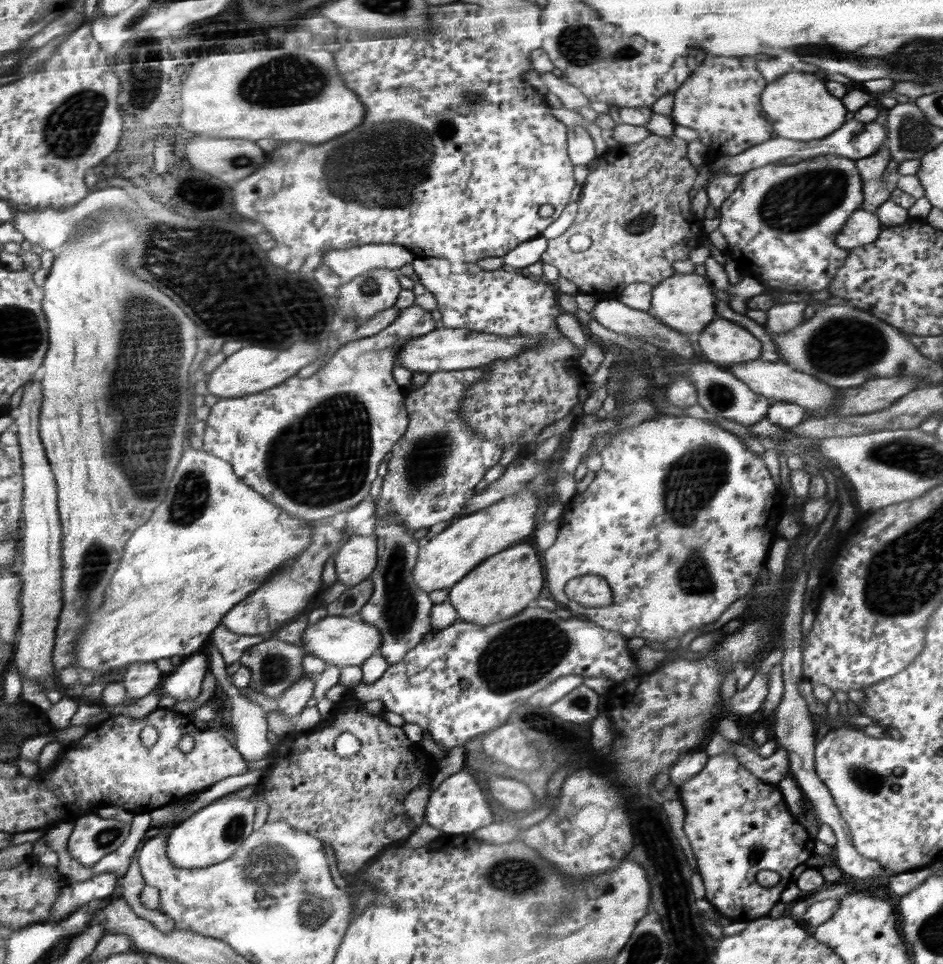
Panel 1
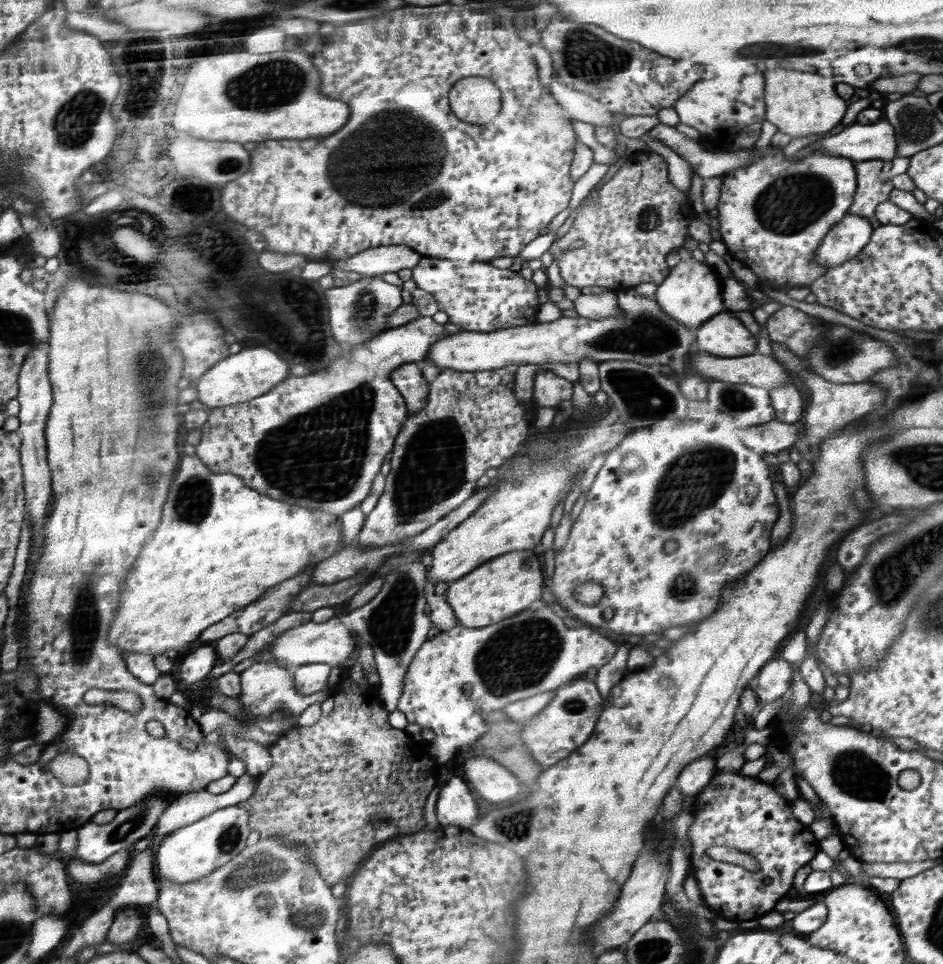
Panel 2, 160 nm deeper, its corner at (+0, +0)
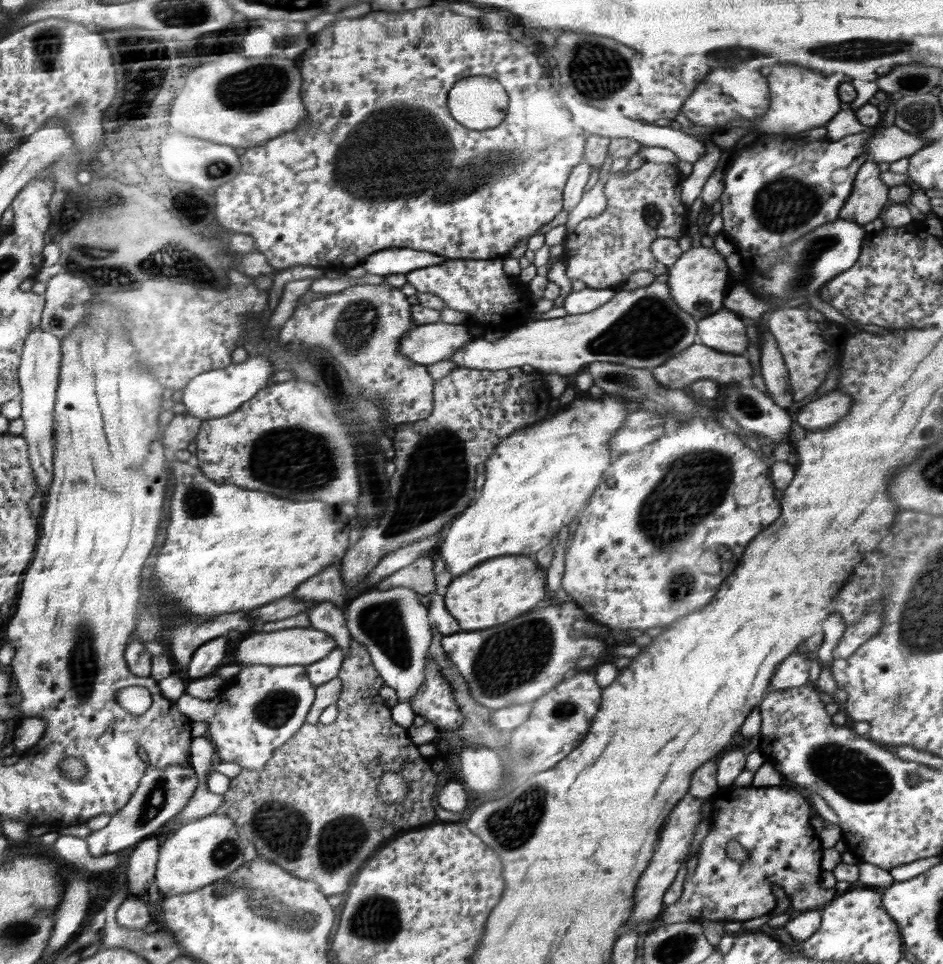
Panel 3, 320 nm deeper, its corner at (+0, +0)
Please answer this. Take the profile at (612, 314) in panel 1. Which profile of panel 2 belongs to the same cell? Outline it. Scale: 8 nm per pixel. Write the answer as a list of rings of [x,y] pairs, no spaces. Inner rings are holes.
[[[609,291],[606,294],[580,294],[573,300],[574,310],[581,316],[589,319],[601,319],[607,316],[620,316],[617,301],[617,292]]]

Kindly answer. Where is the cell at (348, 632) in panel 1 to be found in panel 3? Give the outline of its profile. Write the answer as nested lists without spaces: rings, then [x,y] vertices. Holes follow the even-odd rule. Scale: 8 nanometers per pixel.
[[[315,627],[295,628],[292,630],[278,630],[268,634],[252,634],[244,638],[235,650],[234,660],[237,665],[311,665],[322,661],[328,653],[332,653],[338,646],[334,638],[324,630]]]

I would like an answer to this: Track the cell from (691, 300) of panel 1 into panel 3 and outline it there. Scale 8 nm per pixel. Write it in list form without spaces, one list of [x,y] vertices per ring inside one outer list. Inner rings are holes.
[[[688,246],[684,249],[682,257],[667,272],[669,278],[666,282],[671,290],[672,299],[684,312],[692,315],[696,321],[702,320],[711,314],[718,313],[722,308],[726,280],[728,280],[728,268],[724,258],[716,252],[716,248],[698,248]]]

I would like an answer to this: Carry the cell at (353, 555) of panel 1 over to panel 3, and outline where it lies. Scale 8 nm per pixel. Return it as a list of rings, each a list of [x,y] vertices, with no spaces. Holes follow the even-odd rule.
[[[330,566],[324,570],[324,574],[316,574],[312,582],[304,582],[300,590],[296,590],[296,596],[300,600],[322,600],[343,604],[343,580],[340,574],[341,566]]]

